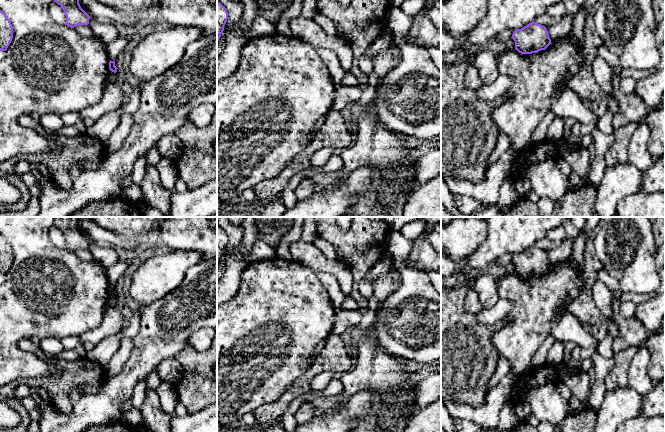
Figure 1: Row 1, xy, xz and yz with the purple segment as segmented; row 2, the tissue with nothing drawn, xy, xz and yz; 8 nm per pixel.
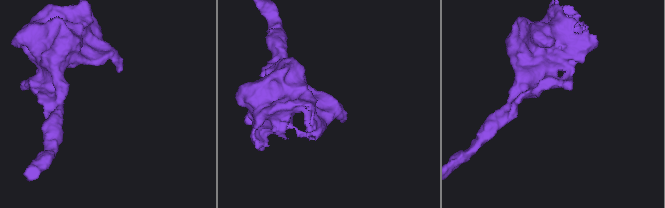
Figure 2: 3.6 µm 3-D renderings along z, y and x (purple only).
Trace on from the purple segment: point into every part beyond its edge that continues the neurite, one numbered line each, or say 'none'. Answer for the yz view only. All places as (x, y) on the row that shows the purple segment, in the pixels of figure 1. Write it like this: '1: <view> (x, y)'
none

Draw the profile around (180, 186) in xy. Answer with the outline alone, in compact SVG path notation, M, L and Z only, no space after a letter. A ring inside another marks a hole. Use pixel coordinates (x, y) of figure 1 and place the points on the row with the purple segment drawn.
M177 178L175 185L174 185L174 190L177 192L180 192L180 193L185 193L189 189L188 189L186 183L182 179Z

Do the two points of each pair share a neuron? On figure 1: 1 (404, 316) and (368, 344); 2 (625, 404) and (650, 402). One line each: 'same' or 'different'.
1: different
2: different

